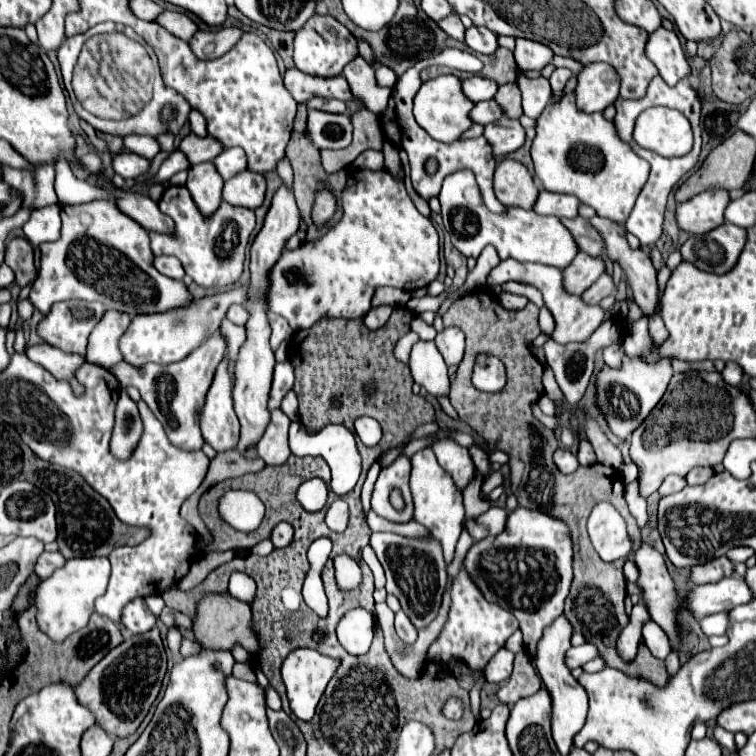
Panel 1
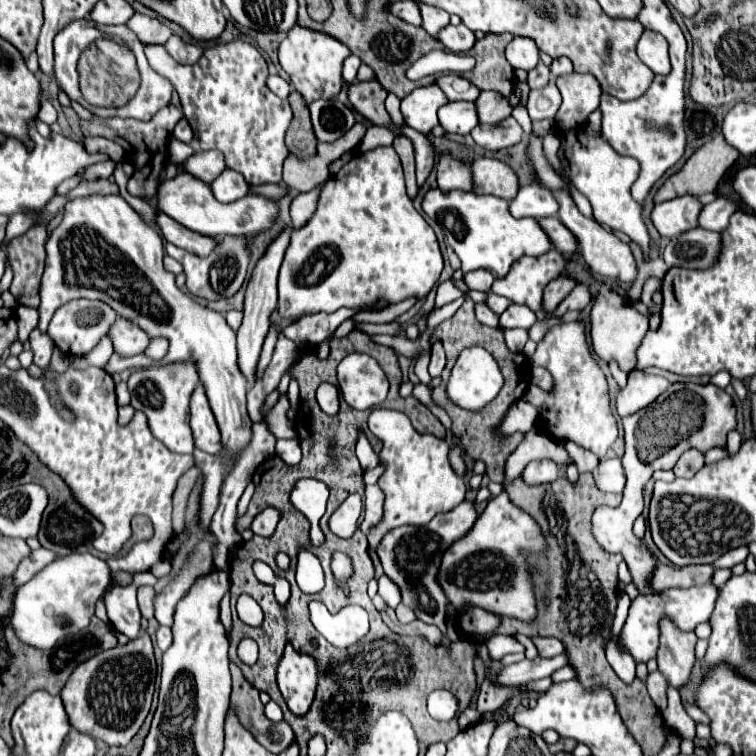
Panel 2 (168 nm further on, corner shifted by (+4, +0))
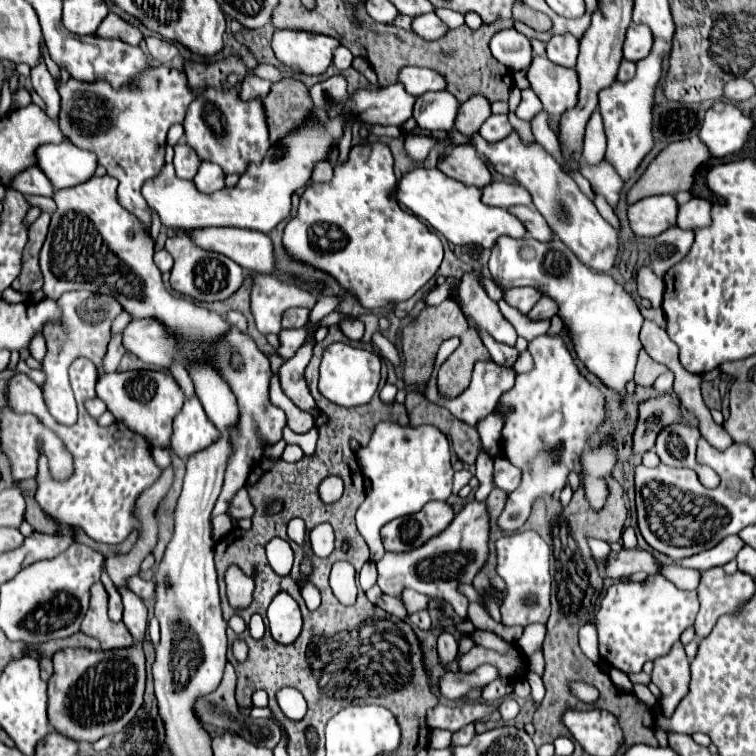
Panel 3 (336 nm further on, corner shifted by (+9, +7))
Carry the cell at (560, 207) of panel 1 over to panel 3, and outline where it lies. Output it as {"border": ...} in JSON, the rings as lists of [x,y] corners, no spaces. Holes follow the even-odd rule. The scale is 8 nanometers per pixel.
{"border":[[[492,182],[482,190],[482,202],[488,206],[498,206],[498,208],[510,208],[516,204],[532,206],[530,192],[522,188],[520,184],[510,184],[510,182]]]}

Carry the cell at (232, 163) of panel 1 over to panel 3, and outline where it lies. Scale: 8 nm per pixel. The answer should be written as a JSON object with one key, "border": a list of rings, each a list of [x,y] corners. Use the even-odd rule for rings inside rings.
{"border":[[[176,144],[174,146],[174,168],[176,168],[178,178],[192,180],[192,176],[198,172],[200,162],[202,160],[198,160],[198,154],[188,144]]]}

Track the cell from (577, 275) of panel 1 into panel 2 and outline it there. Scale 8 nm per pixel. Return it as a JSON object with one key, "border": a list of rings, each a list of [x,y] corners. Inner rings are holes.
{"border":[[[571,277],[553,279],[553,281],[545,287],[545,291],[543,291],[541,309],[543,309],[545,313],[551,313],[551,311],[561,303],[561,299],[563,299],[567,293],[571,293],[571,289],[573,289],[575,285],[577,285],[577,283],[575,283],[575,279],[571,279]]]}

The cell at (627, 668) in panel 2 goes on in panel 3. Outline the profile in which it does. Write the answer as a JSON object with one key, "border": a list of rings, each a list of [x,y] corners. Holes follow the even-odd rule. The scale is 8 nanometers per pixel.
{"border":[[[610,668],[610,678],[612,678],[612,682],[616,684],[616,688],[618,688],[618,690],[624,690],[624,692],[632,692],[632,682],[630,682],[628,674],[624,674],[622,670]]]}

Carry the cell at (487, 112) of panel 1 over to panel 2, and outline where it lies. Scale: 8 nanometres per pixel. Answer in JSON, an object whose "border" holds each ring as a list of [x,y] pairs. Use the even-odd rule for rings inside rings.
{"border":[[[471,101],[445,103],[437,115],[439,115],[439,125],[445,129],[445,133],[469,135],[477,127],[475,103]]]}

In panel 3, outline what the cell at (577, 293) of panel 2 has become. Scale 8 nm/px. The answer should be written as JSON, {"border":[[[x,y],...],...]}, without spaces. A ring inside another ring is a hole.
{"border":[[[542,296],[538,304],[528,312],[528,316],[532,320],[542,320],[542,318],[552,318],[556,312],[558,312],[558,302],[550,300],[548,296]]]}

